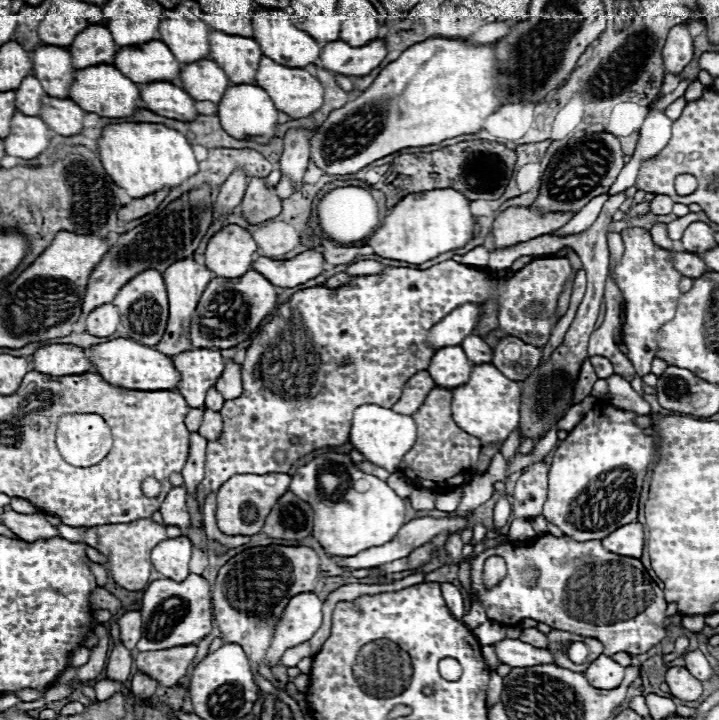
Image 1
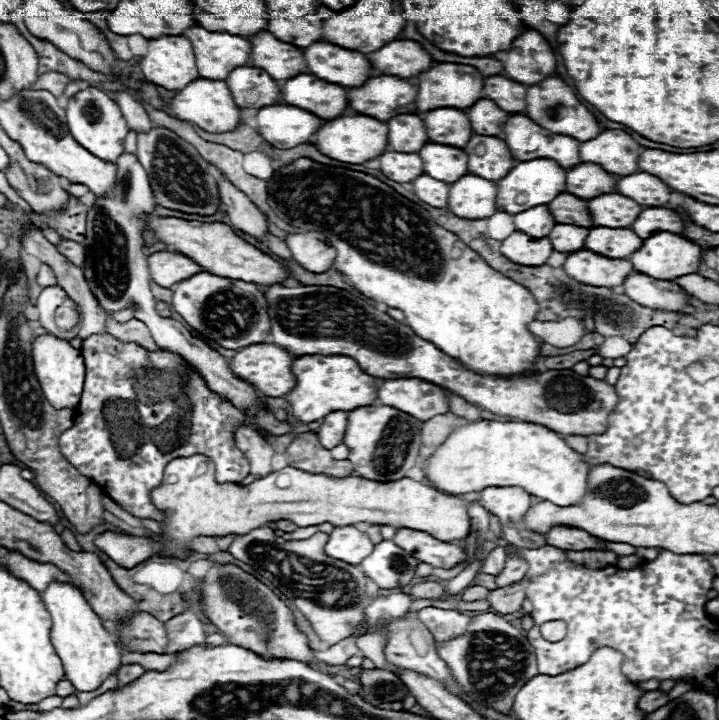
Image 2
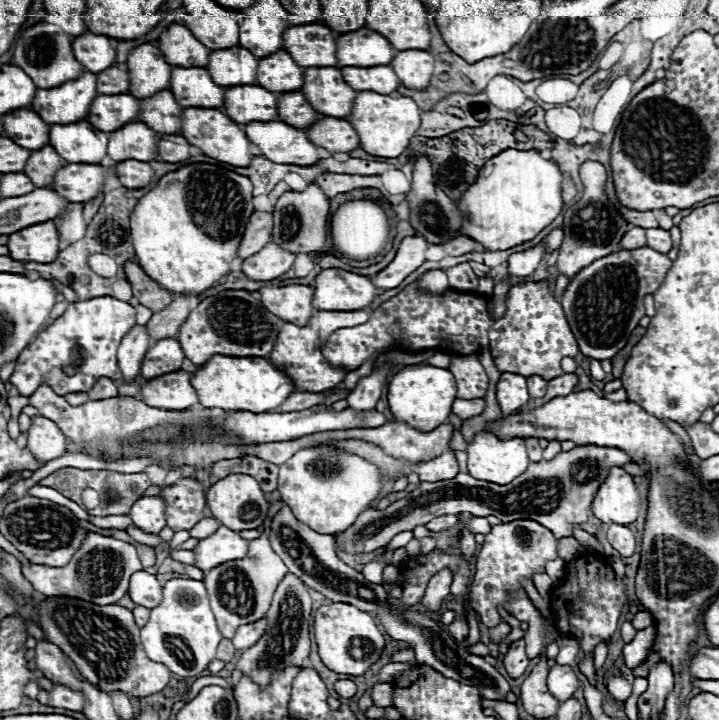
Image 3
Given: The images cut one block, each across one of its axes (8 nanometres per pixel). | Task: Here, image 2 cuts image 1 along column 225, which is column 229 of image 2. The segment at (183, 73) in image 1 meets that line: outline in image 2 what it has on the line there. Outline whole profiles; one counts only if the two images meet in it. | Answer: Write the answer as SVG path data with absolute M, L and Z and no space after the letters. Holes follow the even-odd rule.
M238 66L226 76L232 100L238 108L262 108L282 102L280 86L264 70Z

